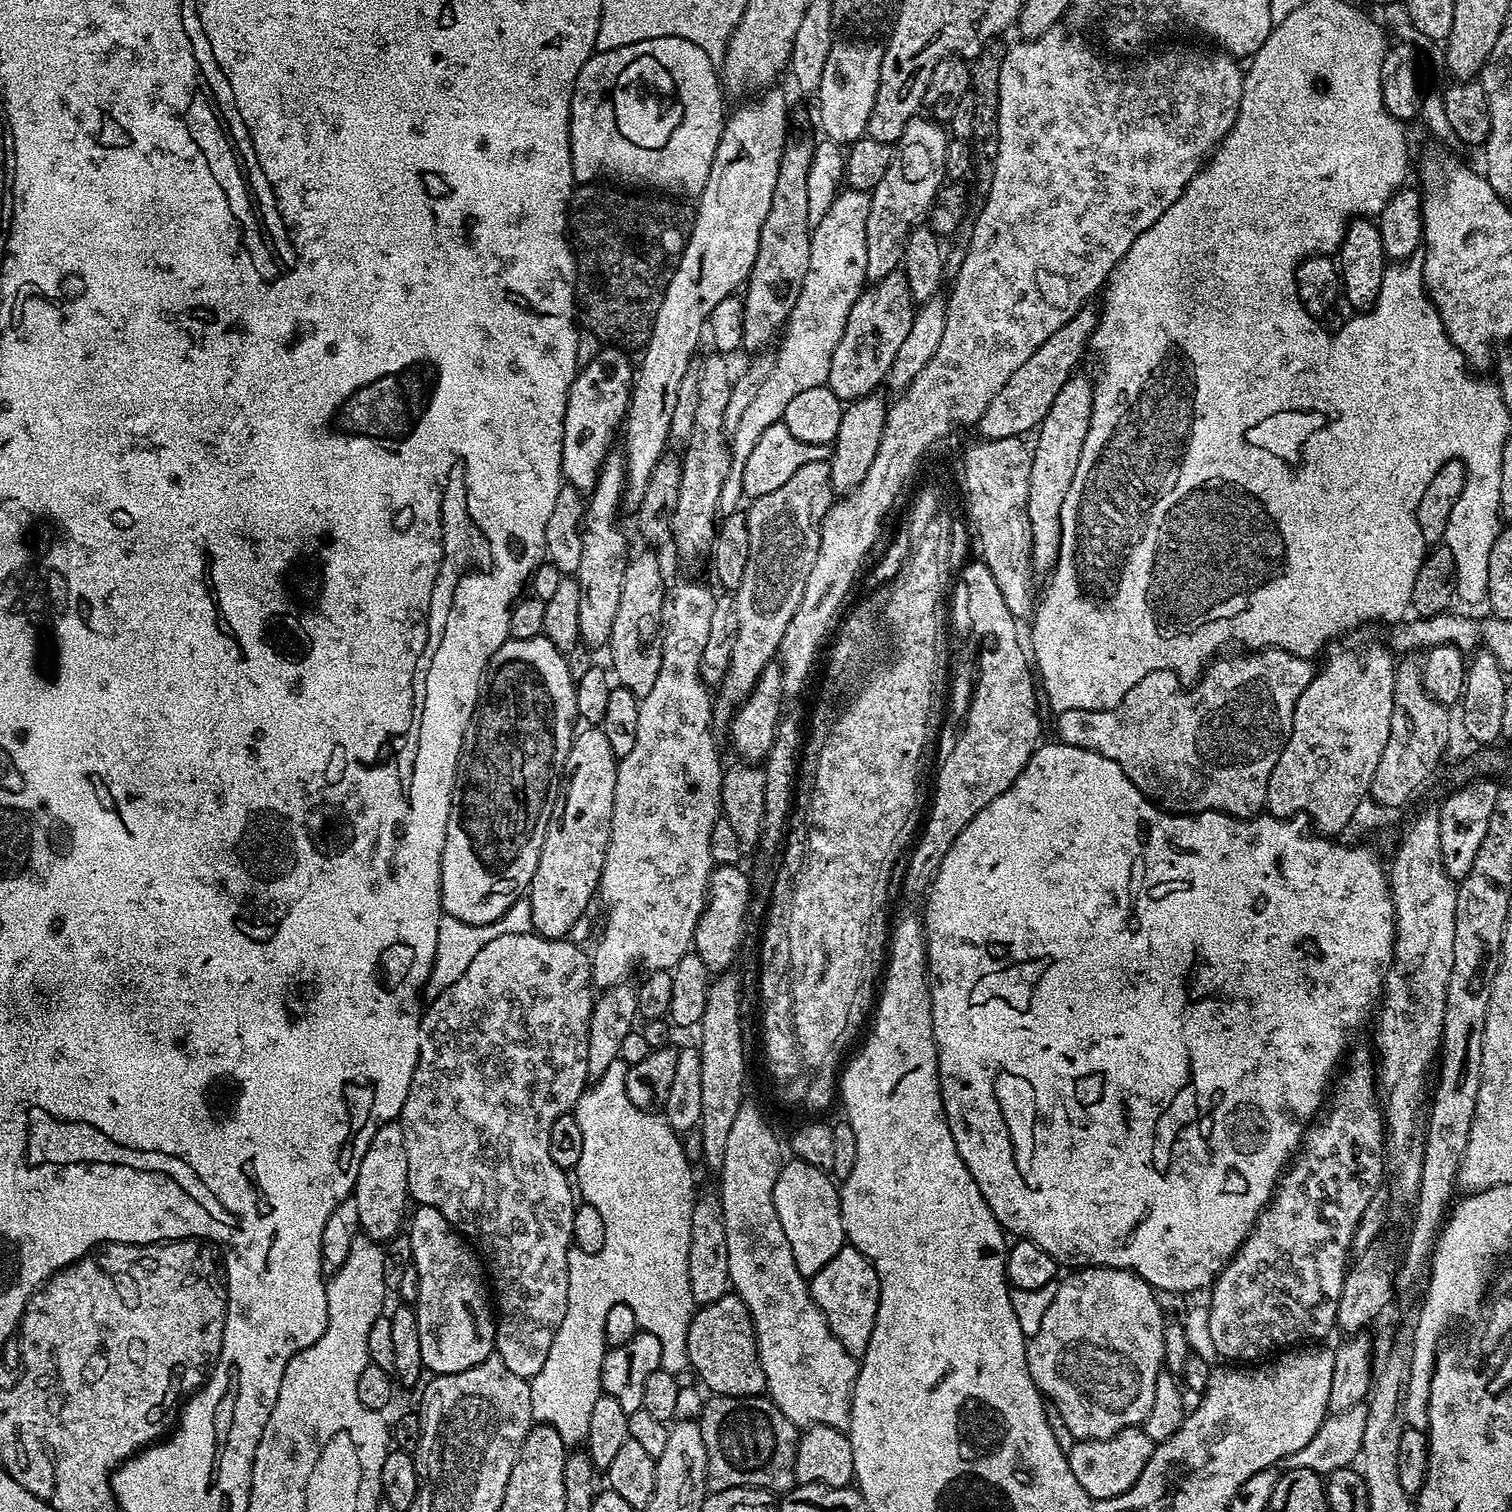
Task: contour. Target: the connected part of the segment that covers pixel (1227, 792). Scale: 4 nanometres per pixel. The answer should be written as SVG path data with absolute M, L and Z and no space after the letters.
M1262 648L1249 651L1248 656L1232 656L1229 660L1220 660L1216 658L1205 667L1201 677L1195 684L1185 687L1181 684L1176 673L1170 670L1154 670L1154 674L1146 674L1134 690L1118 702L1118 706L1107 708L1106 710L1070 710L1069 712L1059 713L1056 719L1056 732L1061 741L1070 746L1078 746L1086 750L1094 750L1102 754L1102 758L1110 758L1110 762L1118 762L1118 766L1138 786L1138 790L1153 804L1161 807L1166 812L1175 812L1177 814L1195 814L1198 812L1224 812L1227 816L1237 816L1243 820L1251 820L1253 816L1259 816L1265 811L1268 803L1268 783L1270 774L1274 770L1274 762L1282 754L1286 742L1292 733L1294 726L1294 706L1298 706L1298 698L1306 686L1310 686L1314 675L1314 664L1311 659L1295 656L1281 648Z

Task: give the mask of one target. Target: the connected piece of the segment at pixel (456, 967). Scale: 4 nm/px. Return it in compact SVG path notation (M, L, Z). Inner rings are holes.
M527 898L516 900L514 906L510 906L510 910L506 910L506 914L502 914L502 918L493 924L471 924L447 914L441 915L438 922L438 946L434 950L434 962L424 984L423 995L431 998L442 994L442 990L450 990L450 986L454 986L454 982L466 974L466 966L474 962L478 950L482 950L486 942L494 942L494 938L502 934L526 934L530 931L533 931L532 911Z

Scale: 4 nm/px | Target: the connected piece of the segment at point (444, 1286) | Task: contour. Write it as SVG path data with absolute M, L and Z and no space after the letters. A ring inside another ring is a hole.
M425 1204L415 1210L417 1212L413 1216L411 1213L407 1221L406 1235L413 1247L412 1264L418 1266L418 1298L414 1307L422 1362L425 1369L435 1375L458 1374L493 1355L496 1346L497 1317L490 1299L486 1268L469 1241L452 1227L442 1210Z

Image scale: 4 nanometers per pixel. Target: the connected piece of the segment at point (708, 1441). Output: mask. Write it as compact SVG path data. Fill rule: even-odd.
M763 1396L707 1397L698 1415L702 1442L706 1446L708 1492L731 1488L764 1488L783 1494L797 1487L794 1474L798 1428L778 1410L774 1401Z

